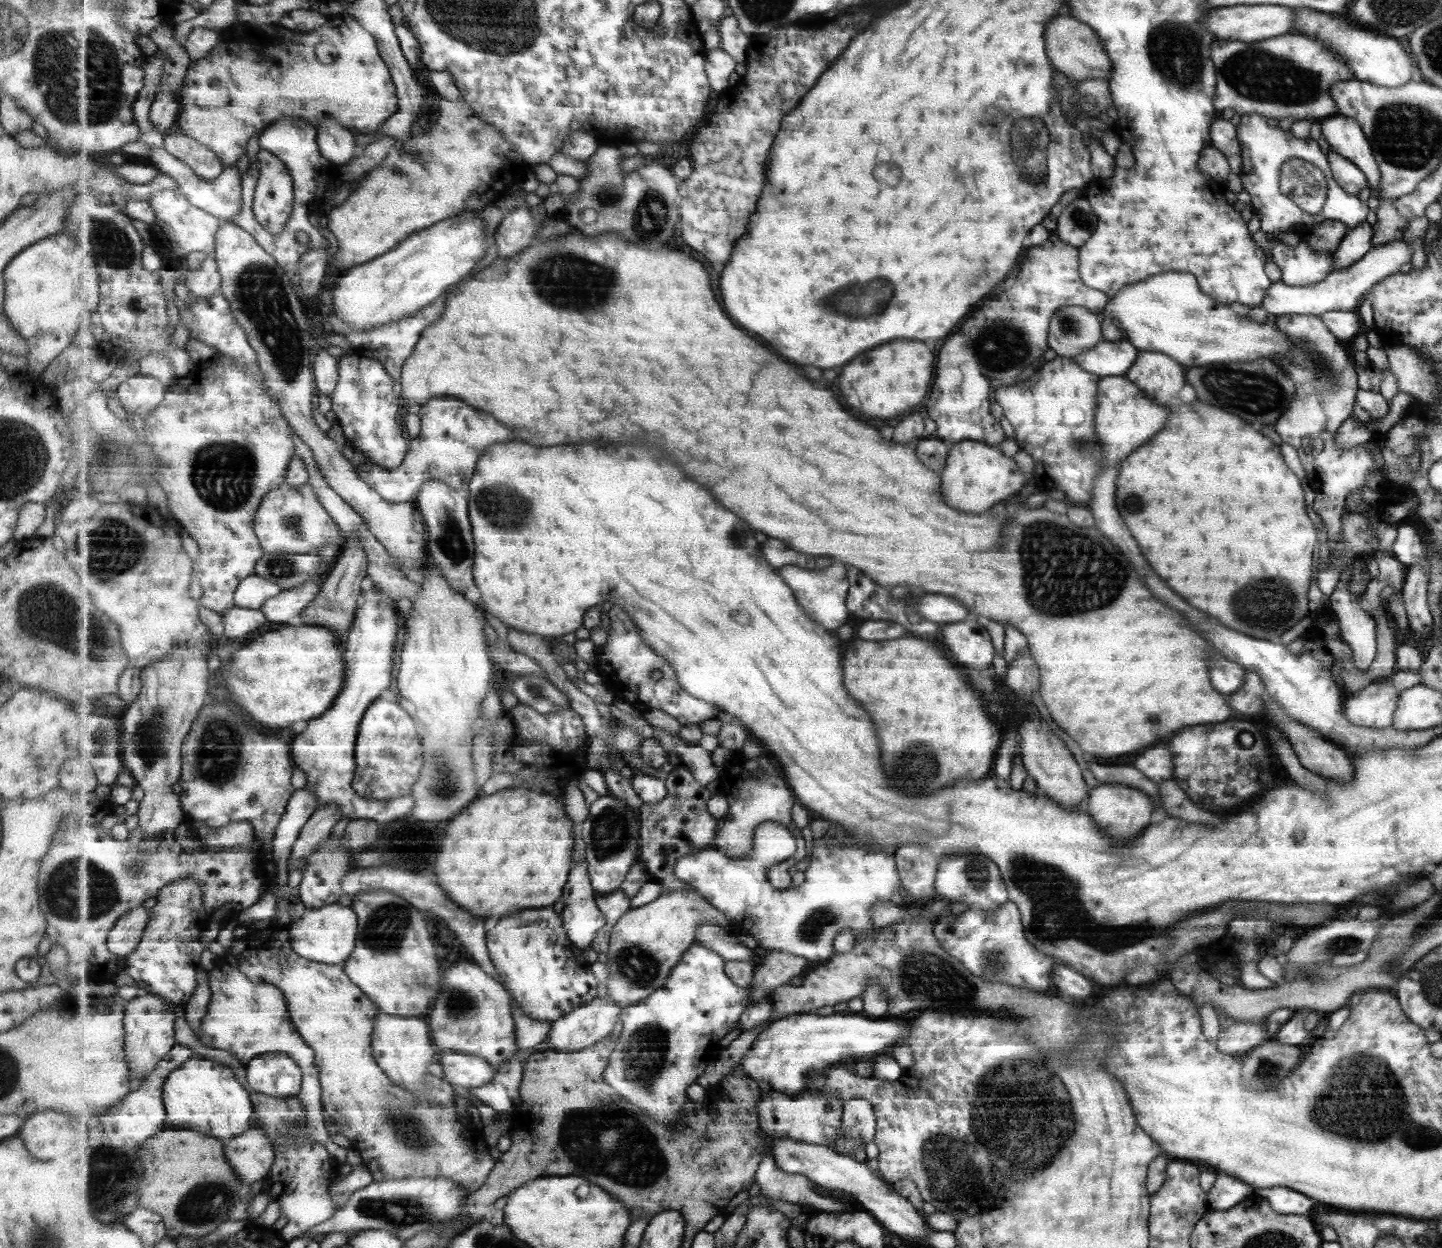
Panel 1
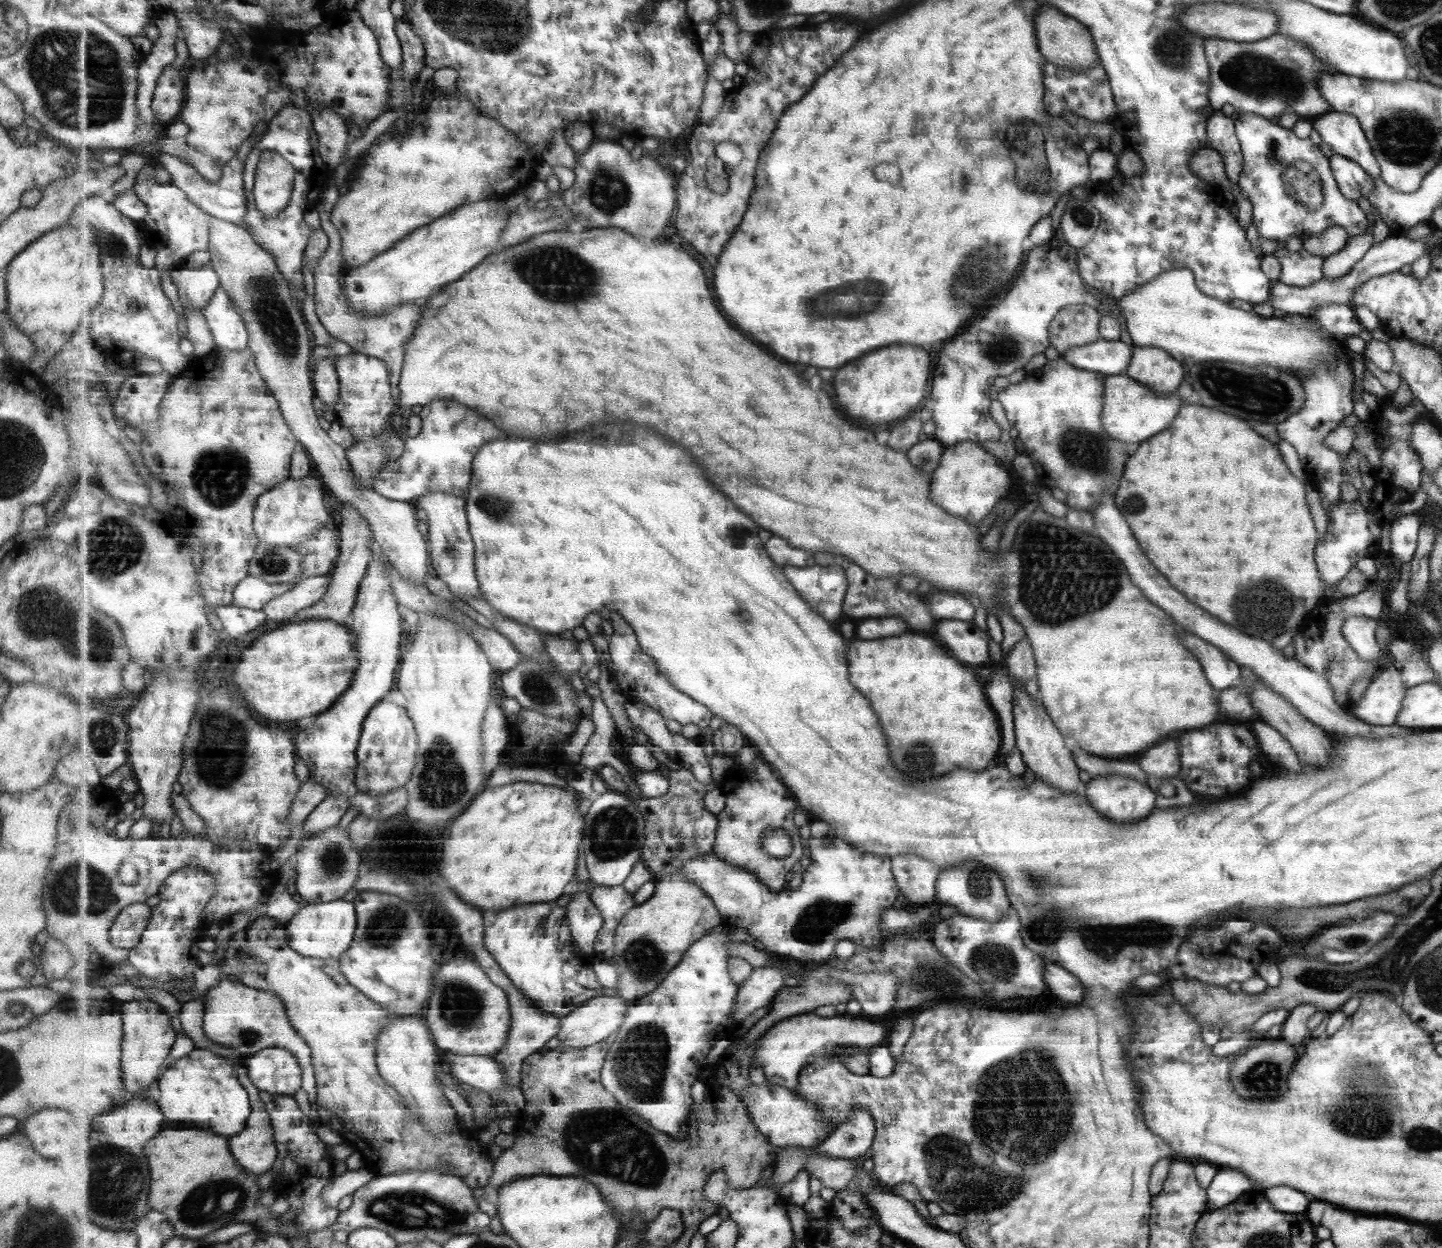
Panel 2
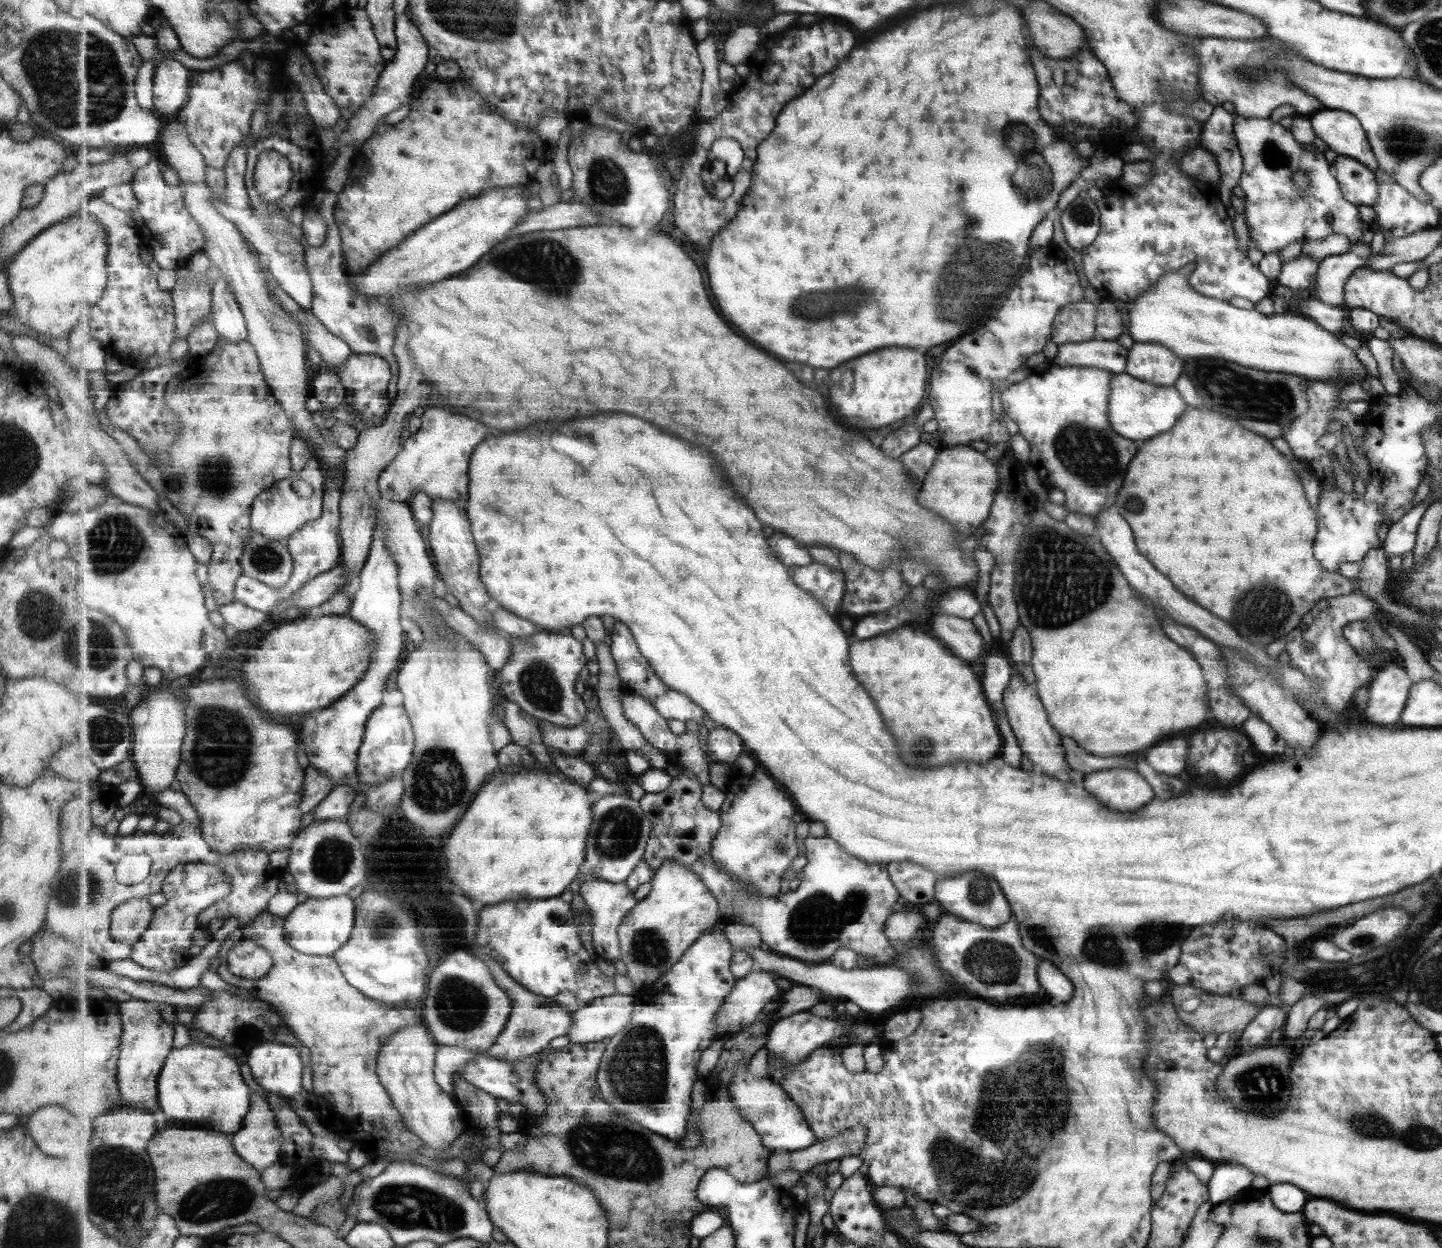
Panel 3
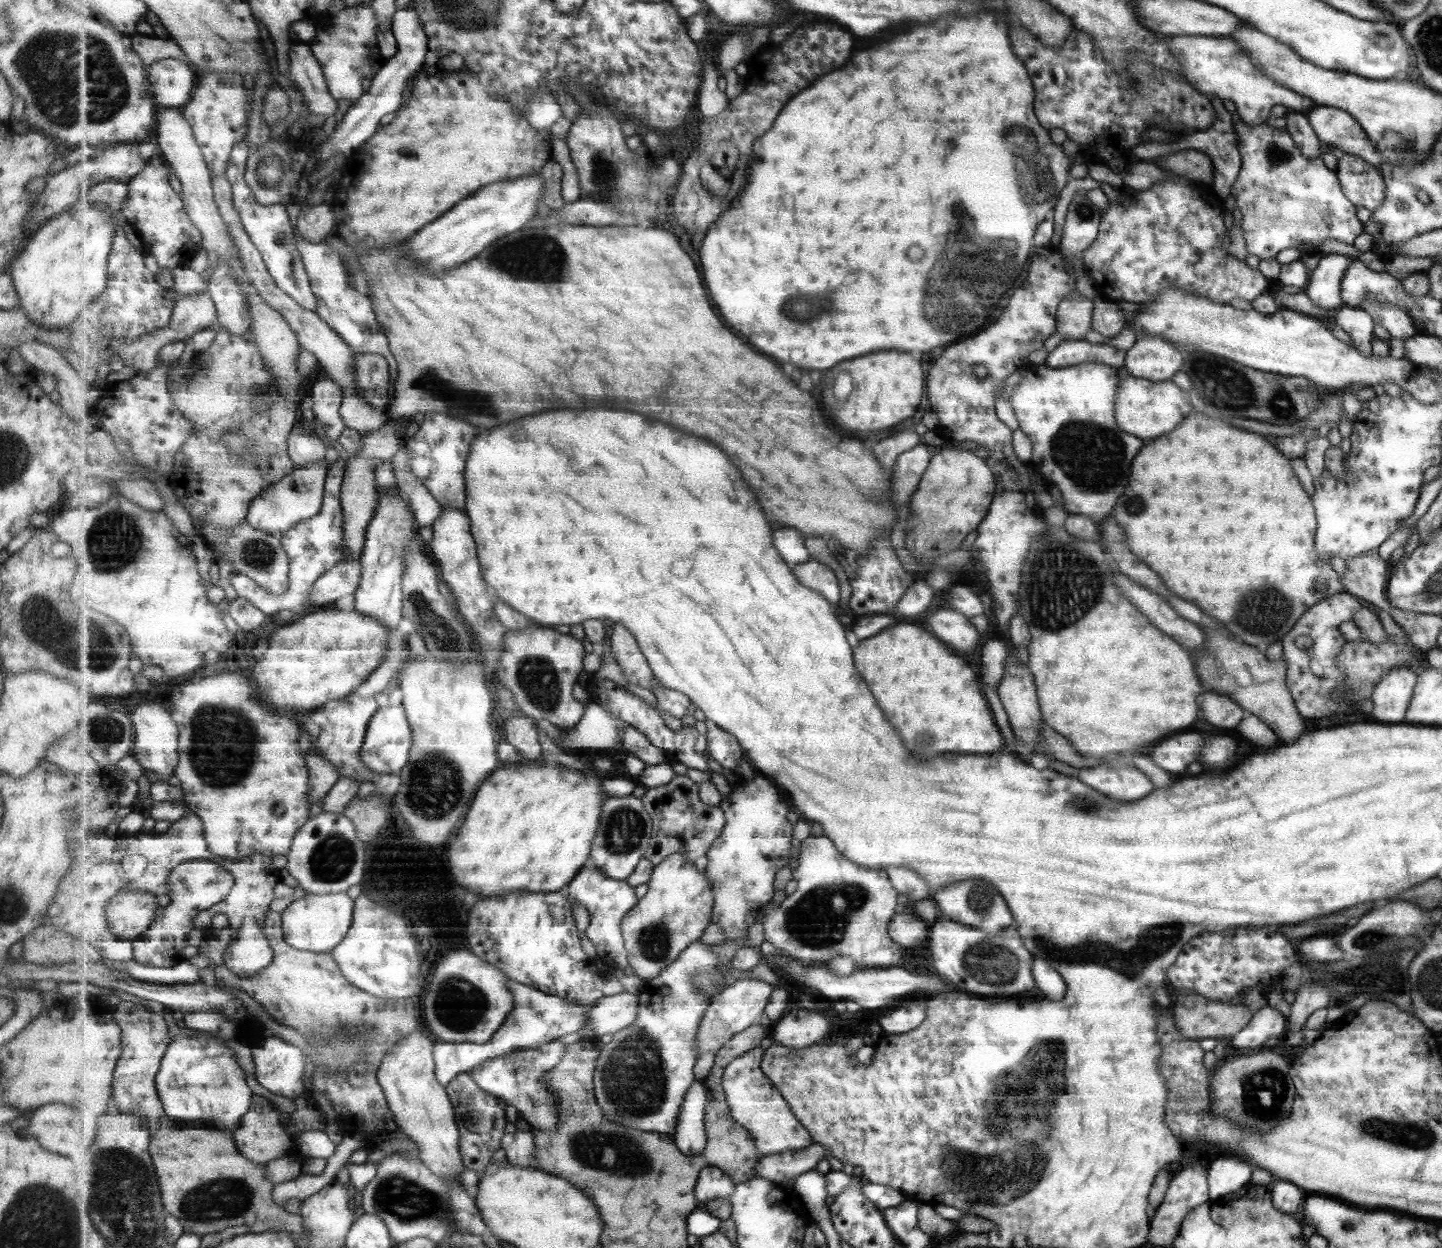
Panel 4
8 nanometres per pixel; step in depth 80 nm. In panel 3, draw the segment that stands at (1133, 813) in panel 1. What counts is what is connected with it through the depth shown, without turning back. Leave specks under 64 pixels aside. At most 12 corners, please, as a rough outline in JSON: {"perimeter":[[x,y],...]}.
{"perimeter":[[1135,769],[1083,775],[1082,786],[1114,811],[1152,798]]}

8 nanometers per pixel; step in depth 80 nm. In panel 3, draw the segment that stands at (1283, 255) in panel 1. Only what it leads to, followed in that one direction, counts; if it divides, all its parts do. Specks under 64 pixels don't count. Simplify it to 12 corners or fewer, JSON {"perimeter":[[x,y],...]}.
{"perimeter":[[1300,254],[1283,261],[1278,284],[1292,290],[1311,288],[1318,263]]}

